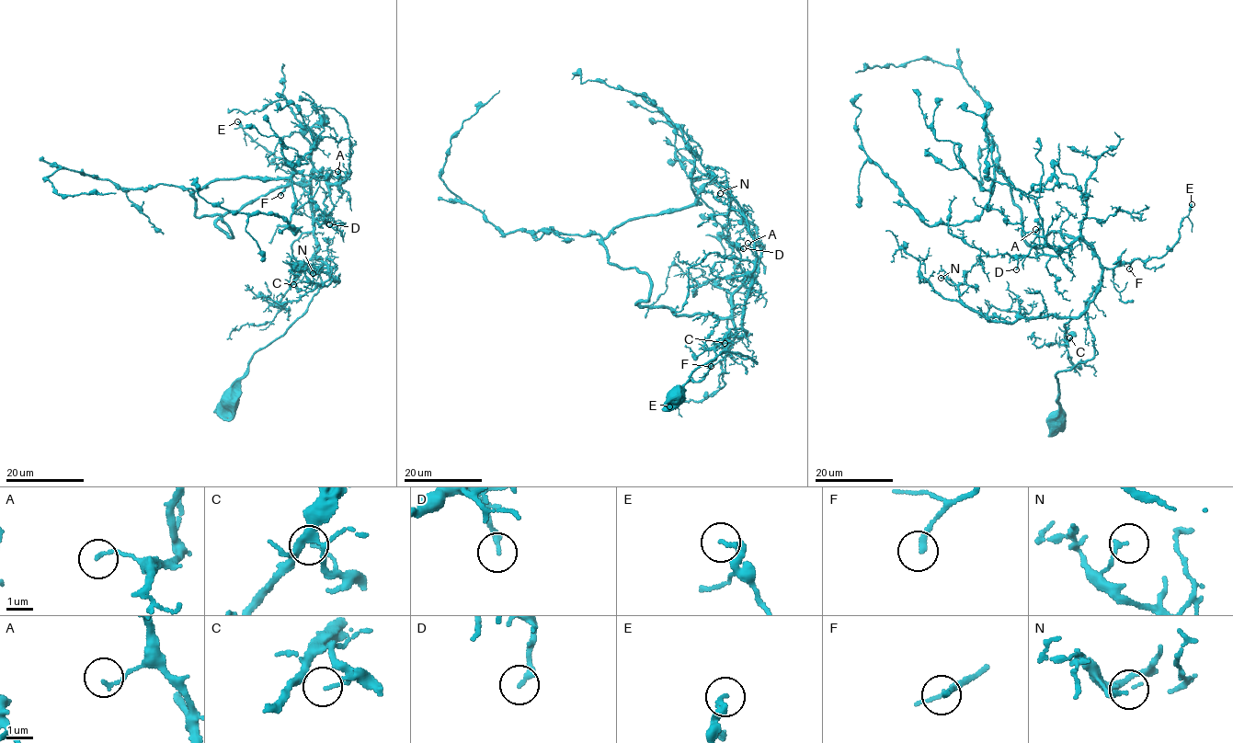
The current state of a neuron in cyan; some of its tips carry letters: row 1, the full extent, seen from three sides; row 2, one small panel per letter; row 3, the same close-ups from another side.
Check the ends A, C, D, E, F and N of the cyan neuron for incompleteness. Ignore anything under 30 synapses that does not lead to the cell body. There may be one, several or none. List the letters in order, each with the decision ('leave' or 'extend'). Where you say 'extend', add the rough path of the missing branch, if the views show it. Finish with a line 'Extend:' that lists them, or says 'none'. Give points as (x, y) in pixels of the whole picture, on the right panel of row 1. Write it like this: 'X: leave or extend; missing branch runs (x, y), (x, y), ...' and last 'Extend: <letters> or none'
A: leave
C: leave
D: leave
E: leave
F: extend; missing branch runs (1129, 268), (1124, 275), (1127, 277), (1119, 273), (1088, 270), (1084, 267)
N: leave
Extend: F

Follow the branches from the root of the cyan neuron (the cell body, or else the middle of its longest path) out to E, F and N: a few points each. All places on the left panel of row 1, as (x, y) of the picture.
E: (230, 404), (251, 356), (302, 317), (321, 284), (291, 250), (313, 230), (311, 195), (291, 163), (237, 121)
F: (230, 404), (251, 356), (302, 317), (321, 284), (291, 250), (313, 230), (311, 195), (296, 183), (280, 195)
N: (230, 404), (251, 356), (302, 317), (321, 284), (292, 255), (302, 233), (338, 284), (313, 273)

